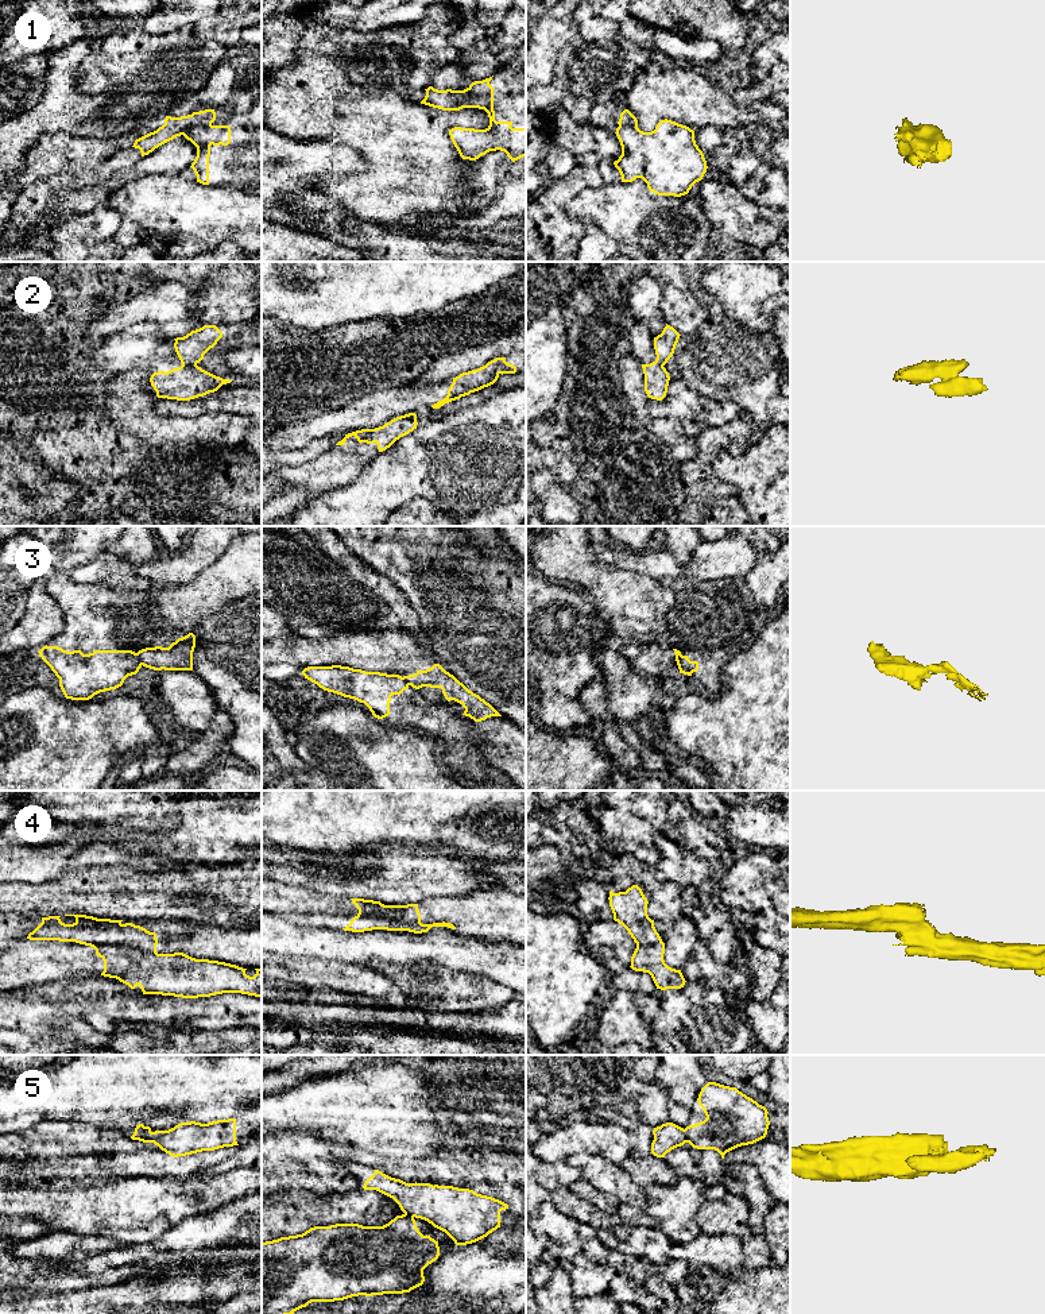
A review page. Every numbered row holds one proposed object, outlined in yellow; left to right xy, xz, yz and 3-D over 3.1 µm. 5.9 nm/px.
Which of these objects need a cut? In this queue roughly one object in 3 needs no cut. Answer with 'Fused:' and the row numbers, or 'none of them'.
Fused: 1, 2, 3, 4, 5

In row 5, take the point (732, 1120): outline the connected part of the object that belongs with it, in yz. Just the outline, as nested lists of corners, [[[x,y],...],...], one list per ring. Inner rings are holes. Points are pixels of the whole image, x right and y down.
[[[708,1082],[697,1102],[707,1118],[685,1128],[686,1141],[693,1148],[715,1149],[724,1159],[727,1152],[767,1135],[767,1109],[736,1087]]]

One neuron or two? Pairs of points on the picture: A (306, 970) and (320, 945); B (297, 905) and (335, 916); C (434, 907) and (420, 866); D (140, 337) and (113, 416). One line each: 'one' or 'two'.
A: two
B: one
C: two
D: two

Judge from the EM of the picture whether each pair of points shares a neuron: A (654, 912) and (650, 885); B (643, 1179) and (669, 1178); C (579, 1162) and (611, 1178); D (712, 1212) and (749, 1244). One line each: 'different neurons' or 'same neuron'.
A: same neuron
B: same neuron
C: same neuron
D: same neuron

